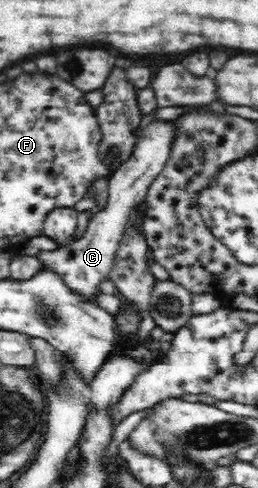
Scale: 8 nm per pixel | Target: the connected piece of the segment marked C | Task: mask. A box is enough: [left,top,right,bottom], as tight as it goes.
[36,121,174,303]

